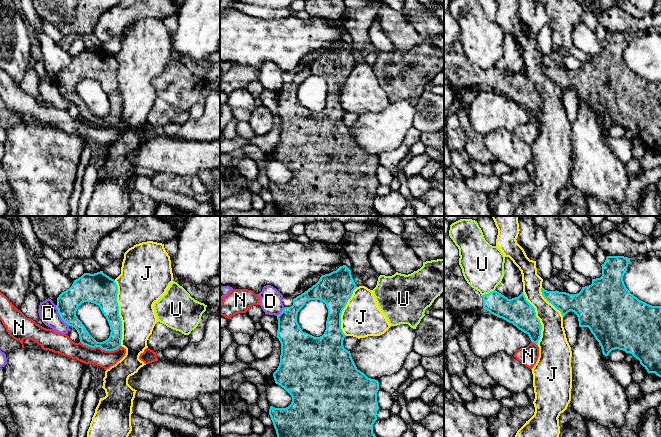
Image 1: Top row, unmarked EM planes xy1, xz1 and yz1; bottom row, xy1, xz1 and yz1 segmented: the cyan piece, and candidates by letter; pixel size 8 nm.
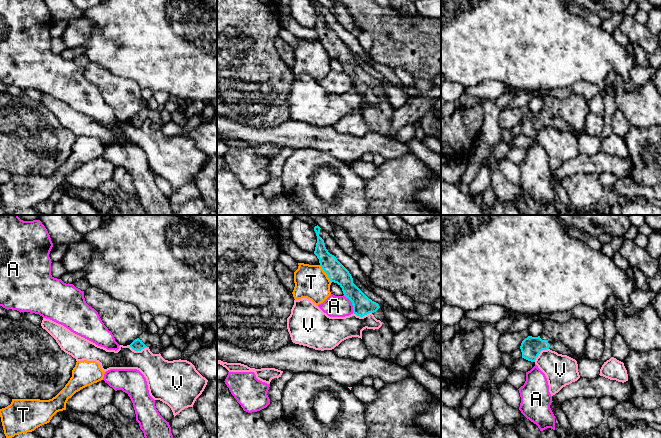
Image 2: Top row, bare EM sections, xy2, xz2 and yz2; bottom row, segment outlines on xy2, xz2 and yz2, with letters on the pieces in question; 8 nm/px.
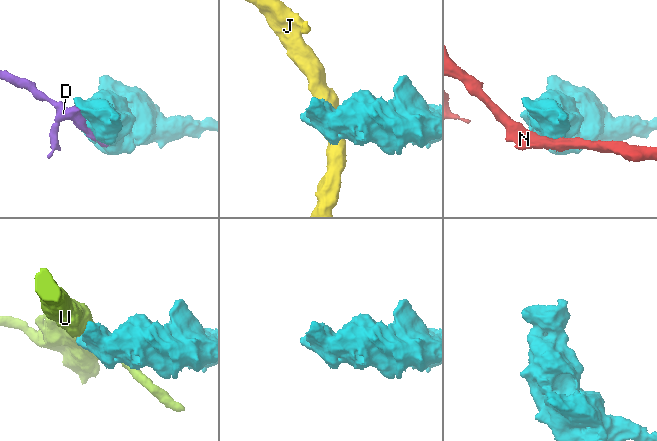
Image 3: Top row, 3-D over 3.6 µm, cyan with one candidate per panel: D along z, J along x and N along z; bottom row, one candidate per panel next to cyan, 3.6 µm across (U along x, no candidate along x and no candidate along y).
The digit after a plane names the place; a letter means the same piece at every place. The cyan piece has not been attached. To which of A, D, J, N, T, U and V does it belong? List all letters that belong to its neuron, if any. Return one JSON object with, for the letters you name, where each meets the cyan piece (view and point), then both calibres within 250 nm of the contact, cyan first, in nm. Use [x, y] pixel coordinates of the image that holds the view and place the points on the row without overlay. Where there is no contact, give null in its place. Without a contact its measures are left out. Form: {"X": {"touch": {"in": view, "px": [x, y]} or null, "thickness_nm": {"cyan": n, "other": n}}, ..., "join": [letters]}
{"join": []}

